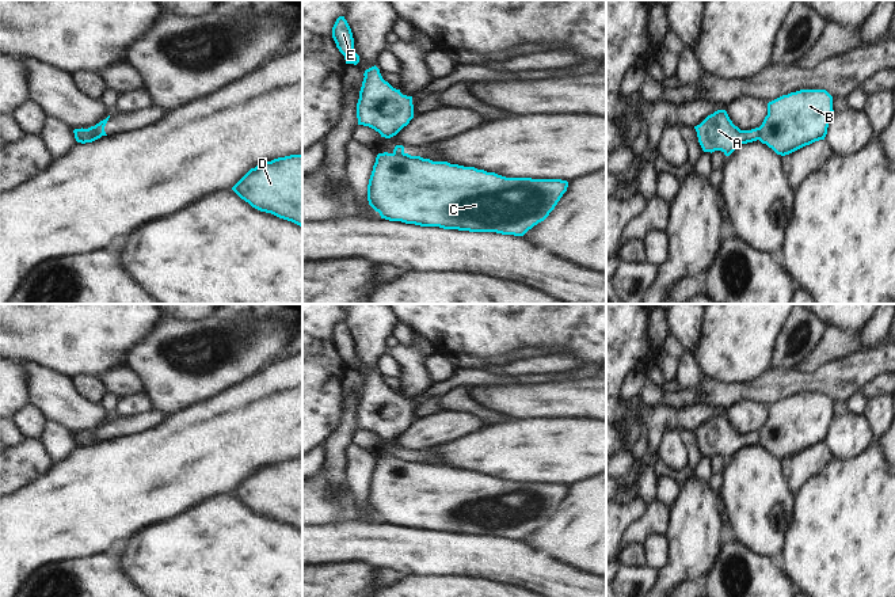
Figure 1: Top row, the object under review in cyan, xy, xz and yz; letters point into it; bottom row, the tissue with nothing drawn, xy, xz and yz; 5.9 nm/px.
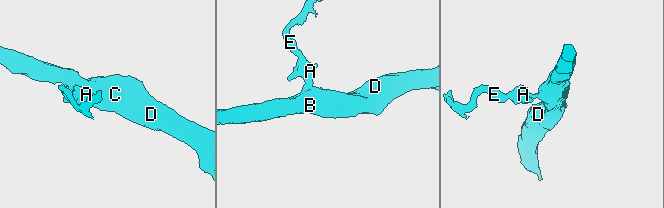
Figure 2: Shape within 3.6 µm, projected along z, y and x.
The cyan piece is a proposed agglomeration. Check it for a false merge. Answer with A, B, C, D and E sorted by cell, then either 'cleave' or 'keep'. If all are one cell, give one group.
A E / B C D; cleave

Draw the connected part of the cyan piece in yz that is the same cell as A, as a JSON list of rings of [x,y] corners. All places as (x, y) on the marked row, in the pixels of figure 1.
[[[717,110],[694,126],[704,152],[721,151],[730,156],[742,144],[759,138],[759,128],[740,130],[732,123],[725,110]]]

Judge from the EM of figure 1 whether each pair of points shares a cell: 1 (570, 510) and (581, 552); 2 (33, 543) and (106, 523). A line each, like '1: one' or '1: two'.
1: one
2: one

